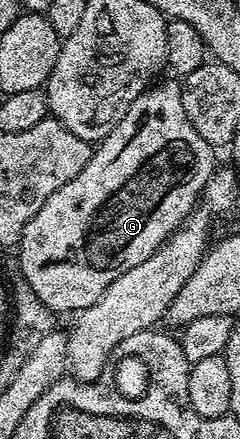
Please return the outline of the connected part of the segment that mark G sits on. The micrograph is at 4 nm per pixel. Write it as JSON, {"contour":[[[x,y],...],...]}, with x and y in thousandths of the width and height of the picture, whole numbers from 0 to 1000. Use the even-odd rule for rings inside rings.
{"contour":[[[713,185],[621,194],[542,237],[533,267],[396,335],[358,383],[225,435],[108,510],[75,554],[75,615],[204,706],[329,711],[396,692],[475,638],[646,579],[817,476],[892,385],[892,335],[808,301],[758,241],[754,189]]]}

